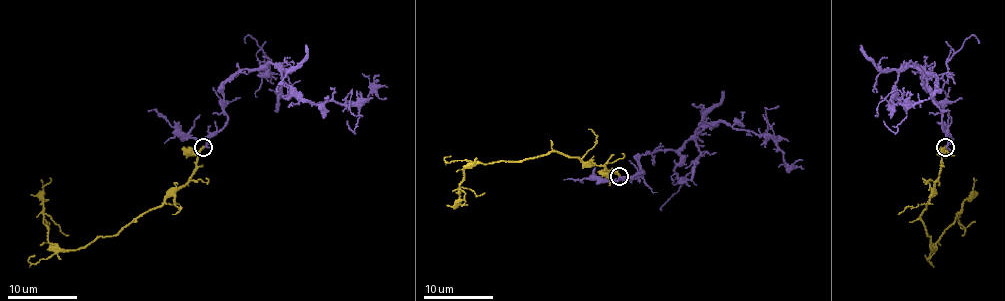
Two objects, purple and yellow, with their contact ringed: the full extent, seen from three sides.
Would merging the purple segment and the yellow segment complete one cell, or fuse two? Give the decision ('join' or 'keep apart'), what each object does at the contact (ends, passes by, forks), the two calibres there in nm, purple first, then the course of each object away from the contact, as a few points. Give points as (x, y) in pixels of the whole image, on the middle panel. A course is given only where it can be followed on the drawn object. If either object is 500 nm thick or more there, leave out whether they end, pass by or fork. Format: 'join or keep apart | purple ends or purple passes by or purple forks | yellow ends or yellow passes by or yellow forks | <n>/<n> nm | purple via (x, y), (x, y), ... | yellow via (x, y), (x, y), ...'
join | purple passes by | yellow ends | 190/220 nm | purple via (620, 175), (644, 173), (639, 158), (678, 149), (701, 127), (722, 122), (768, 135), (794, 166) | yellow via (620, 175), (549, 151), (528, 160), (473, 163), (464, 168), (459, 185), (459, 203), (466, 205)

